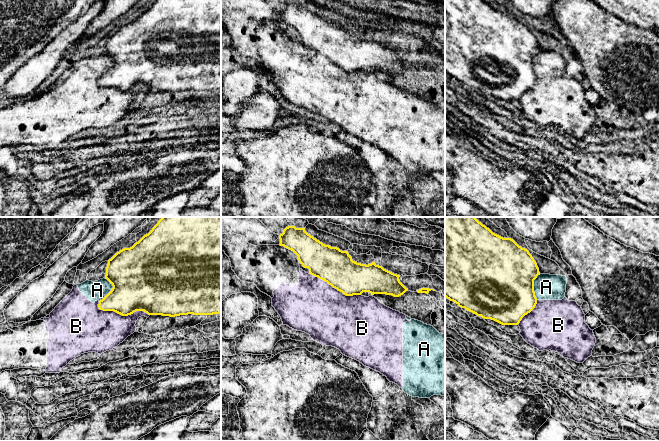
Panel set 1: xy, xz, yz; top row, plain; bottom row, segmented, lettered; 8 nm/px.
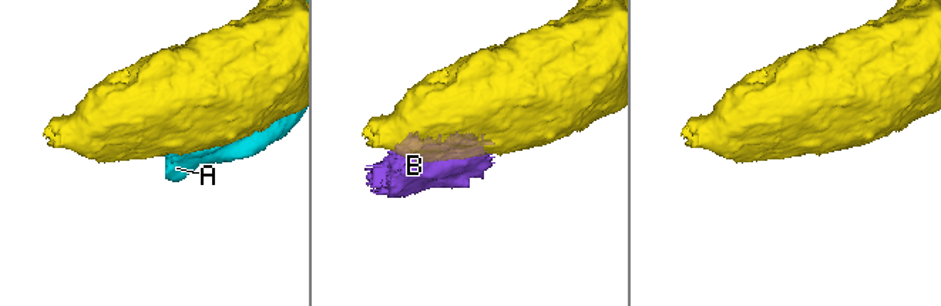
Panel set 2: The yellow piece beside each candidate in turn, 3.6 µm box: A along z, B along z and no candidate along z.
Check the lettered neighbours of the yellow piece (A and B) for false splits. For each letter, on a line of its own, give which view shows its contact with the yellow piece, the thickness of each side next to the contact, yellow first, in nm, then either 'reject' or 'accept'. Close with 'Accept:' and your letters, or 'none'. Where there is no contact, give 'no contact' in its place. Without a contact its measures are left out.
A: yz | 500/200 nm | reject
B: xy | 360/340 nm | reject
Accept: none

